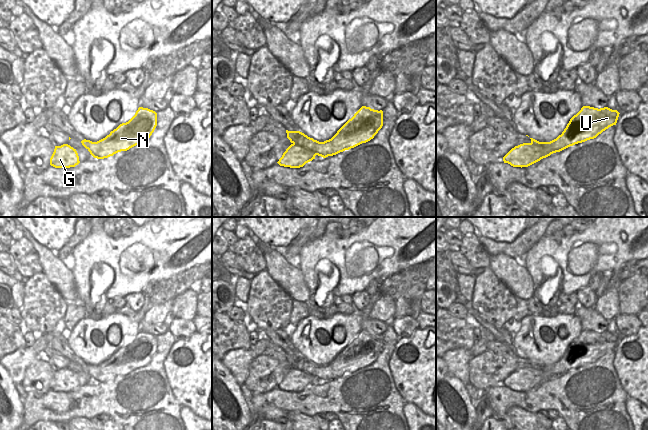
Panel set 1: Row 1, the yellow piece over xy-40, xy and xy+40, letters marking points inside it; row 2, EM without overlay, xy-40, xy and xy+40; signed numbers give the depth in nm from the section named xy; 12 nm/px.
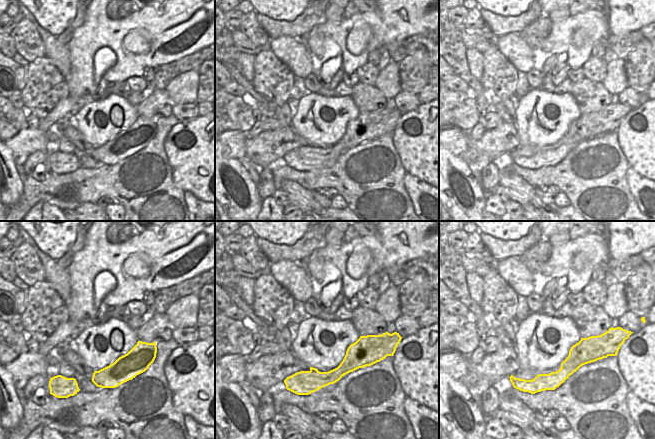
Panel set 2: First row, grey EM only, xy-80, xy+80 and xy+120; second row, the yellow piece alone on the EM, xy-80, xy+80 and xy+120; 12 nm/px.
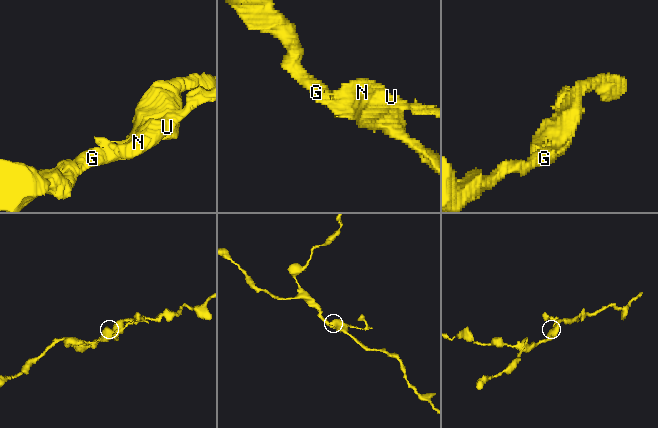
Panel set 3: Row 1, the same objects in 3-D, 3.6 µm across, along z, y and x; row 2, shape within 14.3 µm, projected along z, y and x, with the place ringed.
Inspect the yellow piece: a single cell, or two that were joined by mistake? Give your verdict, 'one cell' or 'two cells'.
two cells

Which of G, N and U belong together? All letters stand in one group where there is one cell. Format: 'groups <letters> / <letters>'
groups G / N U

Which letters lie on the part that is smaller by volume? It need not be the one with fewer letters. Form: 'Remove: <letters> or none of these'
Remove: N, U

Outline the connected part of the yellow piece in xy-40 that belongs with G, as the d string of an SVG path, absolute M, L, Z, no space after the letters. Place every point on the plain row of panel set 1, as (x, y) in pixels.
M68 368L55 370L54 376L50 382L50 389L55 392L75 391L79 387L79 380L76 373Z

